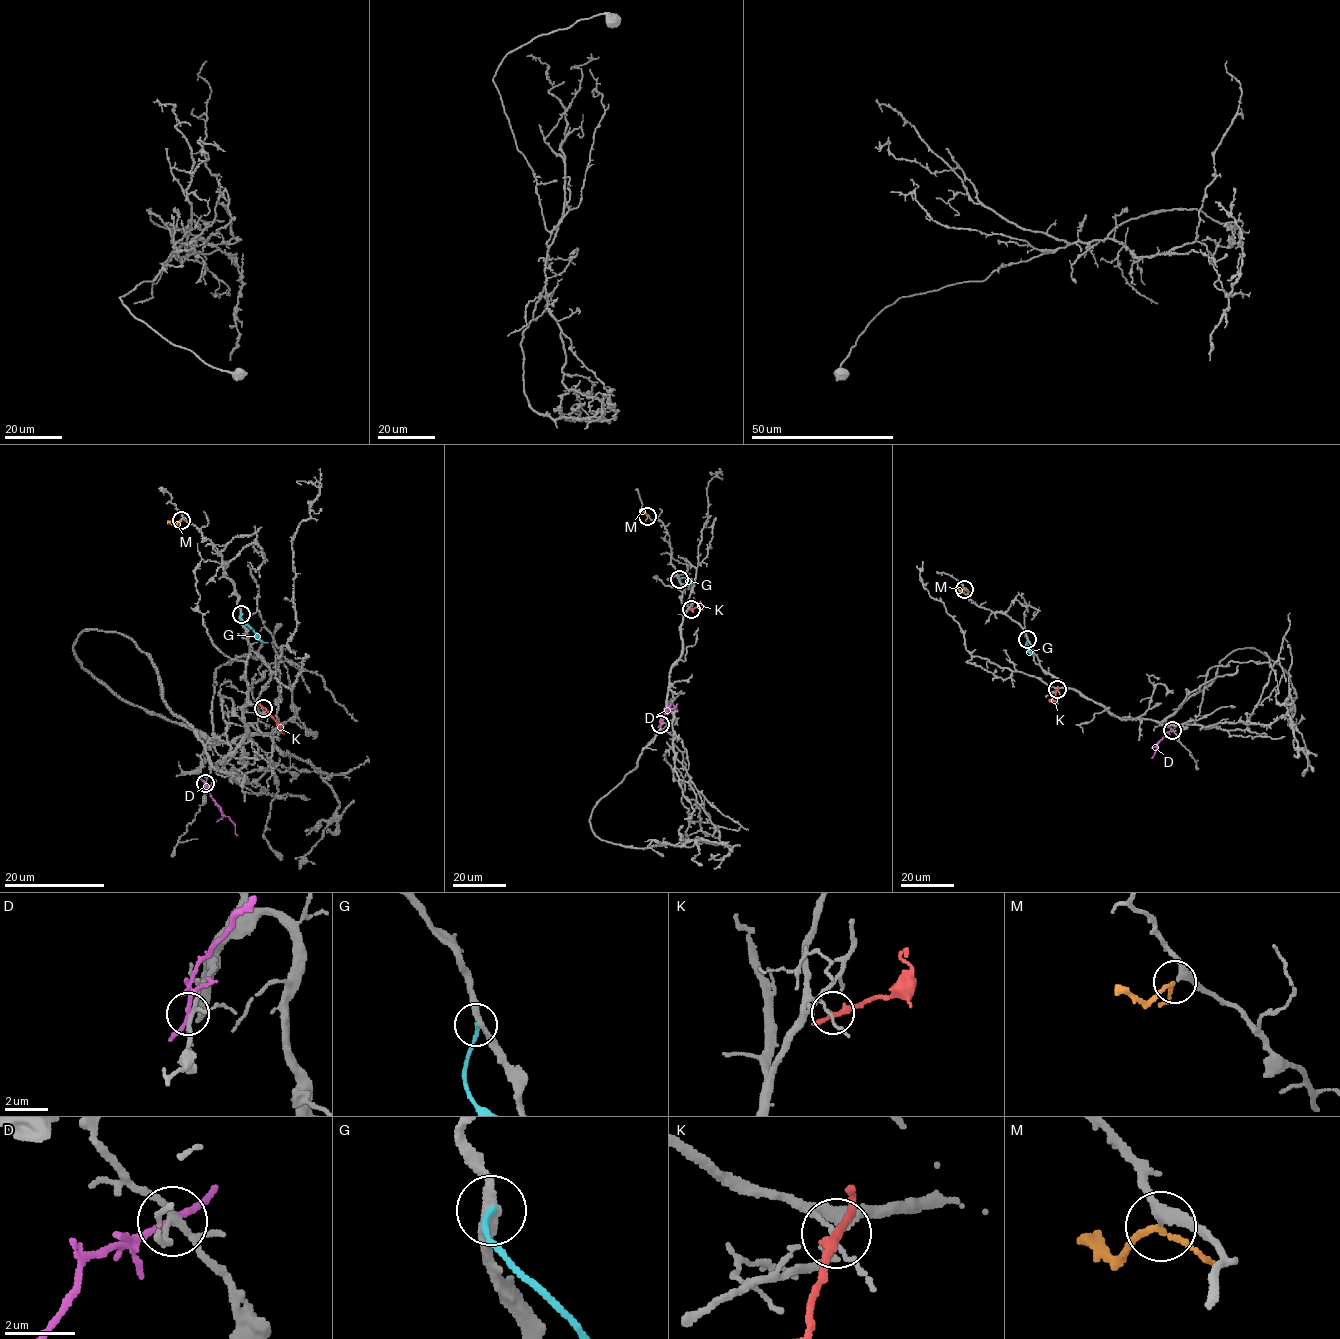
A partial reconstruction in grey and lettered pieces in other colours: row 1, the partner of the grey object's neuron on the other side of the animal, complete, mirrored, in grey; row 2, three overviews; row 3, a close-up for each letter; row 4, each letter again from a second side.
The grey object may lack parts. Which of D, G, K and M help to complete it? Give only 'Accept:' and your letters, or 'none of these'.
Accept: M

